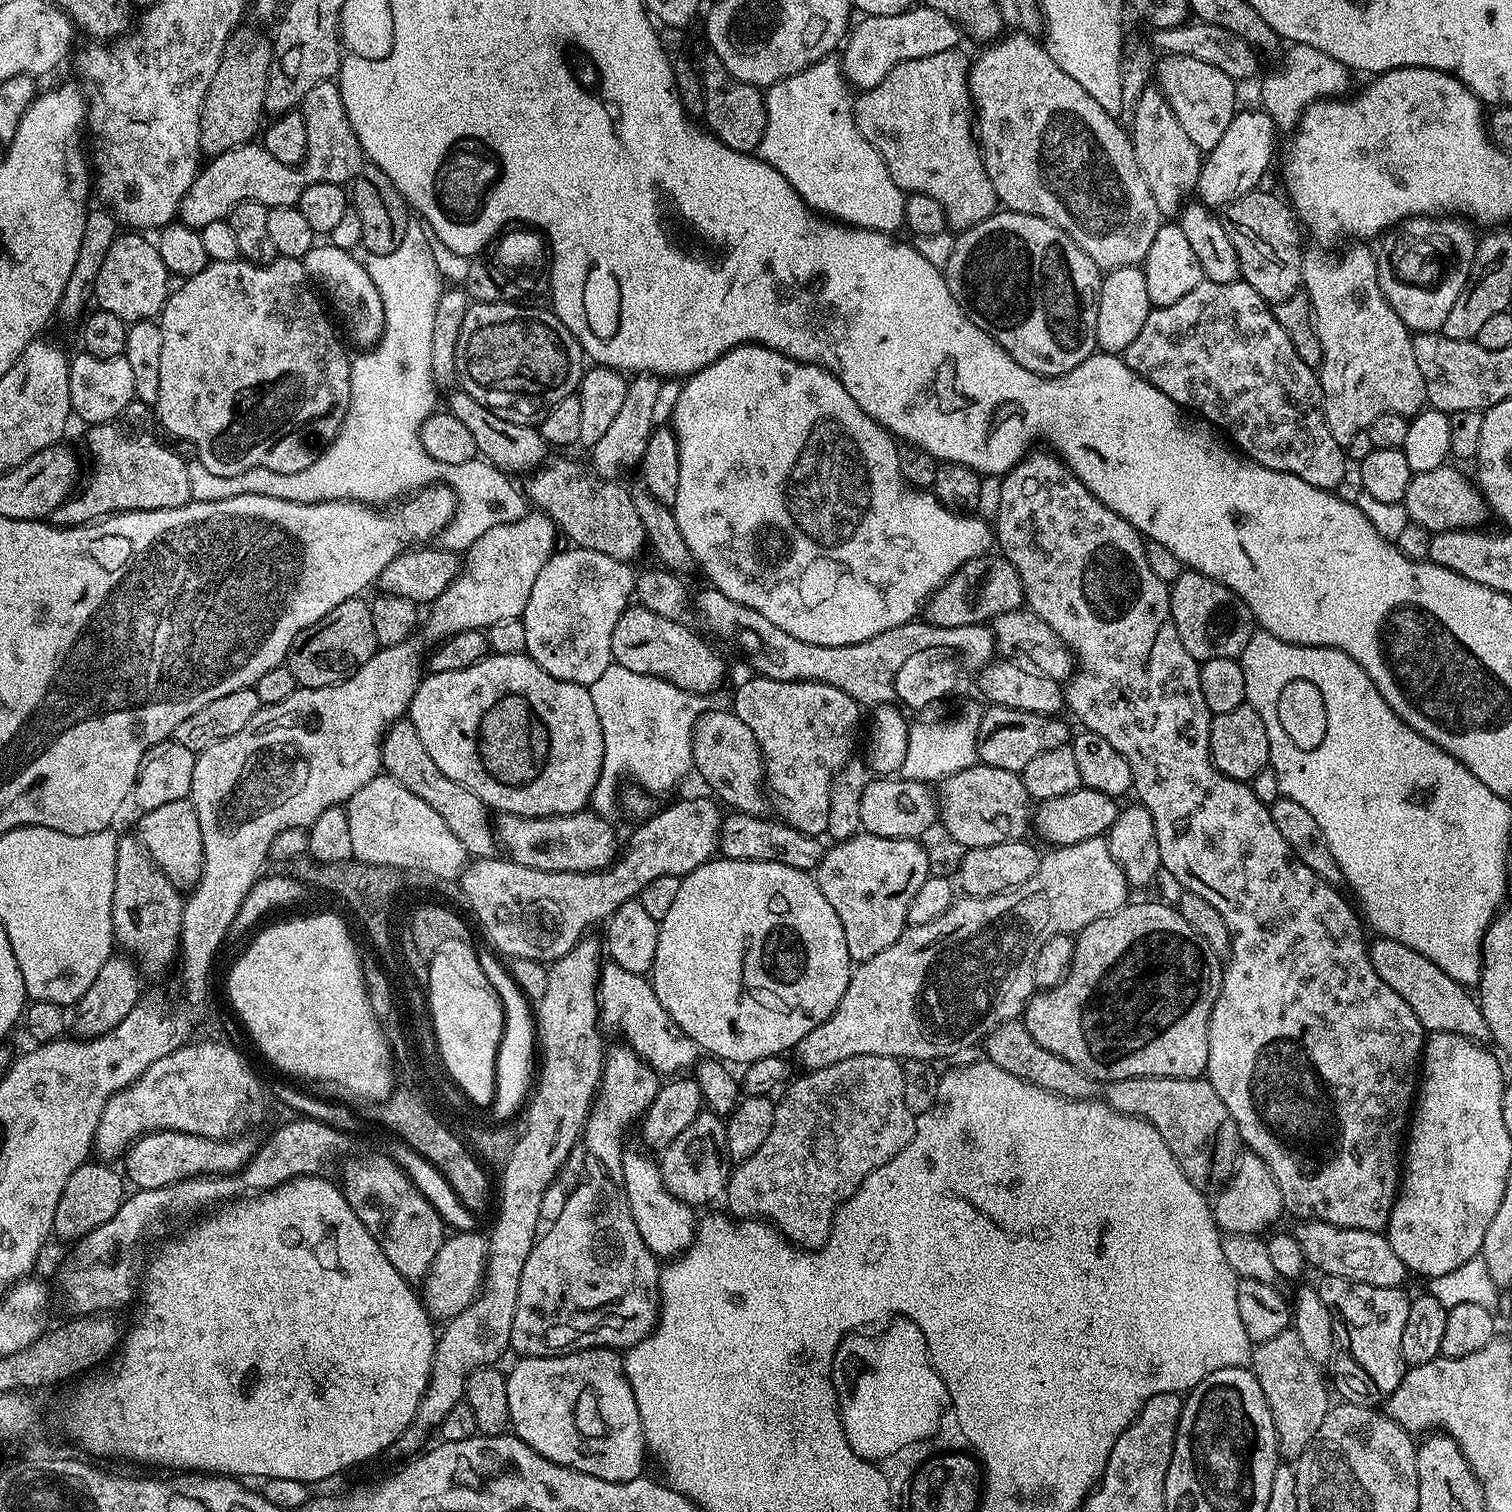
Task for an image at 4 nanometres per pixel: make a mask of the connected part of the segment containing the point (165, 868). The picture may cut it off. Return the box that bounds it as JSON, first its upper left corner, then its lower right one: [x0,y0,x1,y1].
[138,799,204,890]

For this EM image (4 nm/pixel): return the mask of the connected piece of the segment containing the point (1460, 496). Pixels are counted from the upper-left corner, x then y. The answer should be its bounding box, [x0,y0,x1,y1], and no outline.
[1402,466,1490,534]

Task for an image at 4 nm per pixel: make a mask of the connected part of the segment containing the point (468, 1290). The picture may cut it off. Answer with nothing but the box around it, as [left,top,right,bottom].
[422,1232,489,1322]

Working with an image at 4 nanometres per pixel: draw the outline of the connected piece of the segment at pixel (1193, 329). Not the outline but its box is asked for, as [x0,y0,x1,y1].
[1122,282,1348,490]

